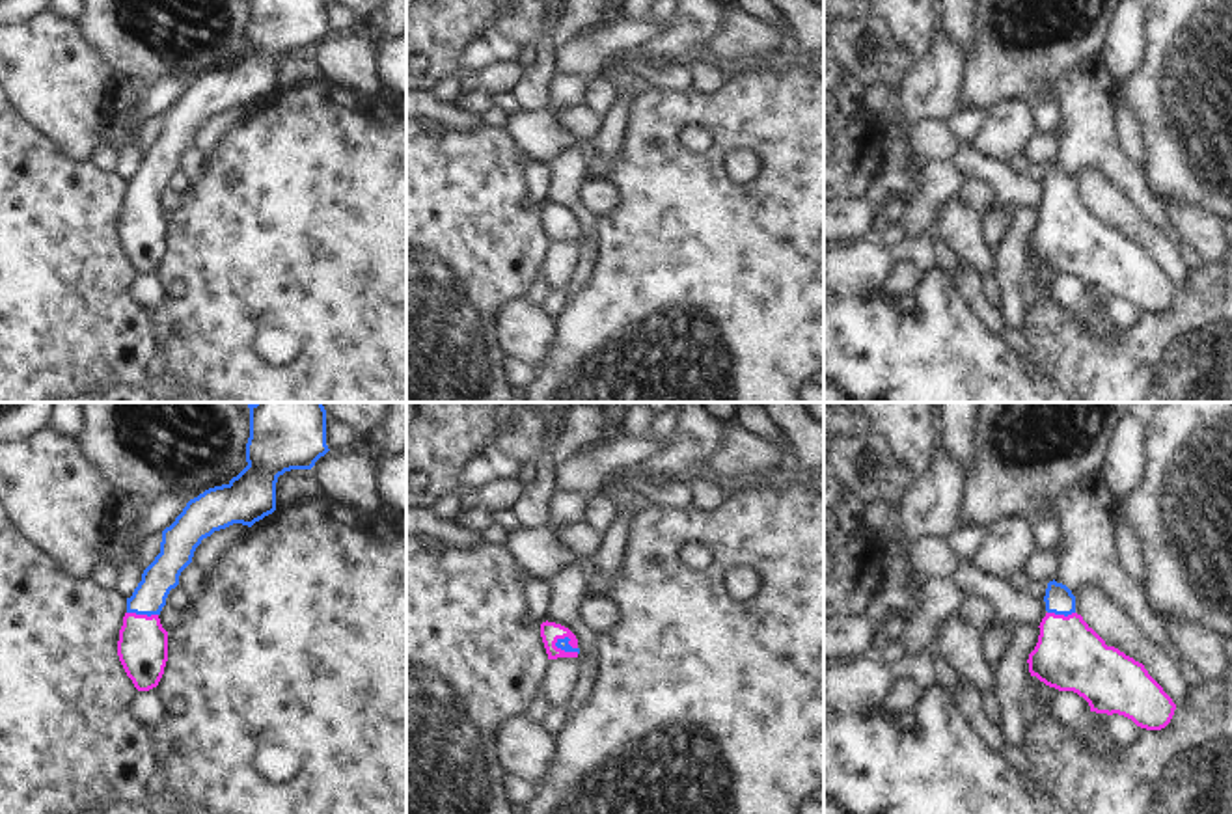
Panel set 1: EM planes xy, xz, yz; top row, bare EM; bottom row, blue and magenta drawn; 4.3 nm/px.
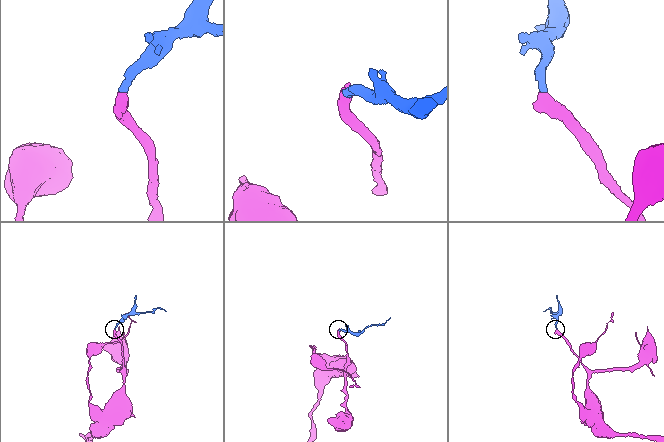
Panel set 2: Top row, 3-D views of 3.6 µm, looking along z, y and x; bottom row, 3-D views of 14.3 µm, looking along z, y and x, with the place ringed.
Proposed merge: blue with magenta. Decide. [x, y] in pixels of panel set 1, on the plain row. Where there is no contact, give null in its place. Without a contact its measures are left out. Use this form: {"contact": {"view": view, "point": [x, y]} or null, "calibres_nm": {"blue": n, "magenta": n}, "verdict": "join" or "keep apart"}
{"contact": {"view": "xy", "point": [142, 196]}, "calibres_nm": {"blue": 150, "magenta": 220}, "verdict": "join"}

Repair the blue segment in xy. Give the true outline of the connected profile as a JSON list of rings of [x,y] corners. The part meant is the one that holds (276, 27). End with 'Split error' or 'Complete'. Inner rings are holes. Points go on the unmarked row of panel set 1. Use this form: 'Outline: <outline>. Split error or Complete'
Outline: [[[250,0],[248,48],[227,67],[186,86],[162,114],[160,136],[127,181],[117,238],[138,274],[157,270],[164,257],[168,214],[158,197],[201,123],[233,106],[252,110],[272,97],[278,60],[291,52],[311,52],[328,34],[326,0]]]. Split error

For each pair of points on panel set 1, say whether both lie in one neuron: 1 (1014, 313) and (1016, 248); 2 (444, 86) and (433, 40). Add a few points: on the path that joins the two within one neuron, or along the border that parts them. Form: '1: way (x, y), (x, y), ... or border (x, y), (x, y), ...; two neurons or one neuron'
1: way (1012, 297), (1012, 265); one neuron
2: border (459, 77), (442, 77), (429, 90); two neurons

